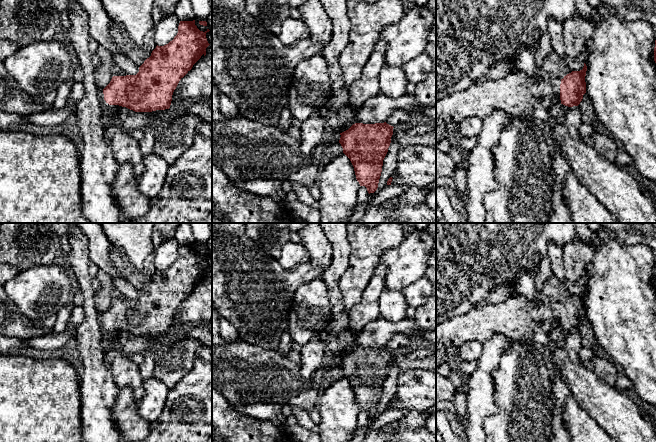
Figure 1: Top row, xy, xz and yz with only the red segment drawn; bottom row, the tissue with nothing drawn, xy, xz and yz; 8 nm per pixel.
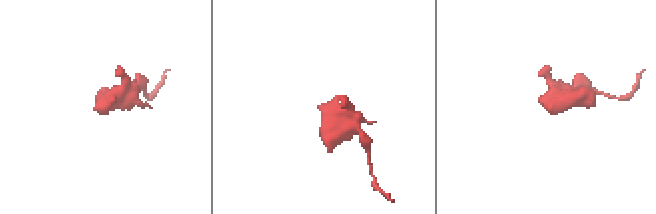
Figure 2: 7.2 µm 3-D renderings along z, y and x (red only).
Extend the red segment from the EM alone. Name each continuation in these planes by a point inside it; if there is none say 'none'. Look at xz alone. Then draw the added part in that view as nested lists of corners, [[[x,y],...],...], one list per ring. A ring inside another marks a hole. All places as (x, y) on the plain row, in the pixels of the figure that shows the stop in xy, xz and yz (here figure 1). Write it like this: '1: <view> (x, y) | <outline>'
1: xz (341, 339) | [[[318,223],[332,244],[332,262],[321,279],[327,285],[332,310],[332,322],[326,333],[329,357],[339,357],[357,346],[357,336],[349,329],[349,317],[344,309],[339,280],[349,266],[351,245],[347,237],[347,223]]]

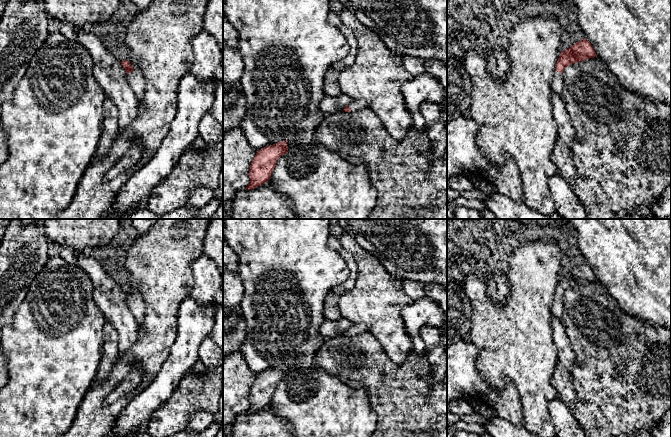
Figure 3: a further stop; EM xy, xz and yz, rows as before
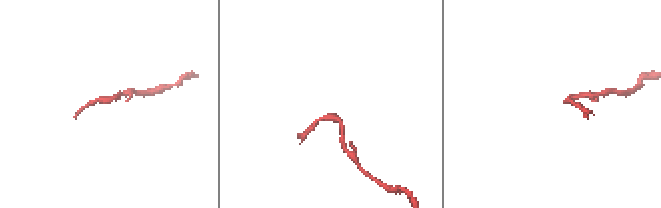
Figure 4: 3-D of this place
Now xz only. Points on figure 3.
1: xz (355, 329) | [[[353,324],[349,328],[349,331],[351,333],[351,336],[356,336],[358,334],[363,333],[364,331],[367,331],[367,328],[362,324]]]

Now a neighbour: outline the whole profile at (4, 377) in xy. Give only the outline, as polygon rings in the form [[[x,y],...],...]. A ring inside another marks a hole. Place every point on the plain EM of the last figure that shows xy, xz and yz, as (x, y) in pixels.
[[[0,348],[0,390],[8,383],[8,371],[6,368],[6,358],[3,350]]]

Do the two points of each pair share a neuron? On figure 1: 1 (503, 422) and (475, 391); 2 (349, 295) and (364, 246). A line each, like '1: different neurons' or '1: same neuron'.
1: different neurons
2: same neuron

